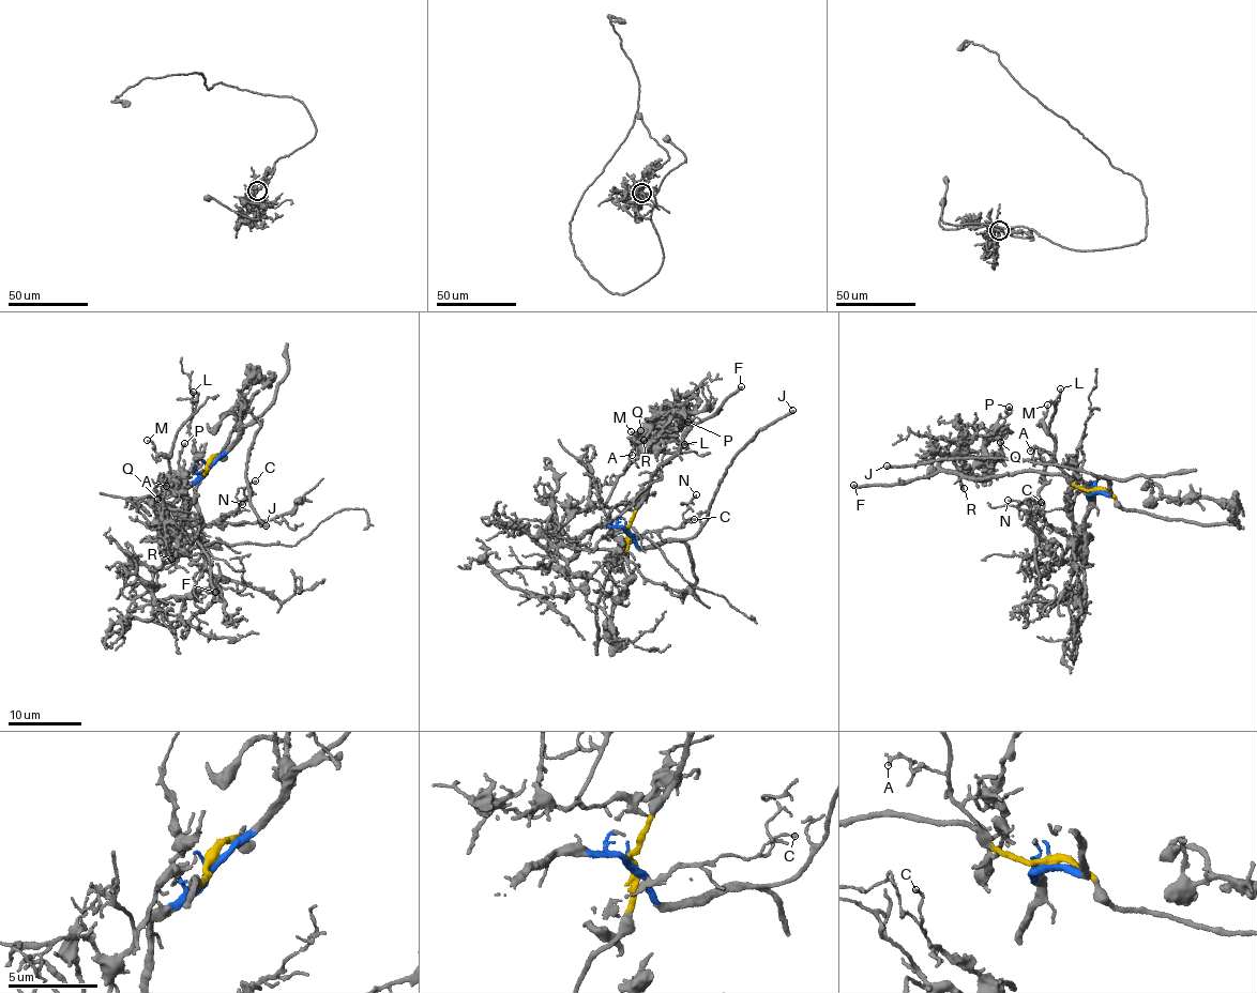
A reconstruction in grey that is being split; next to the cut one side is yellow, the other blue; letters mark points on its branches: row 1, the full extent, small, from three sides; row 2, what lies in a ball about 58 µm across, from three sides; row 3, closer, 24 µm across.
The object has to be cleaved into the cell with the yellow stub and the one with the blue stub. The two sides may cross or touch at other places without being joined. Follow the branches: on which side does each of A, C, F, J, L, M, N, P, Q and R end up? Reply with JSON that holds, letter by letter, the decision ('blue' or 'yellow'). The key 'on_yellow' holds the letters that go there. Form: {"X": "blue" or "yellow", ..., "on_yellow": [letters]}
{"A": "blue", "C": "blue", "F": "yellow", "J": "blue", "L": "blue", "M": "blue", "N": "blue", "P": "yellow", "Q": "yellow", "R": "yellow", "on_yellow": ["F", "P", "Q", "R"]}

